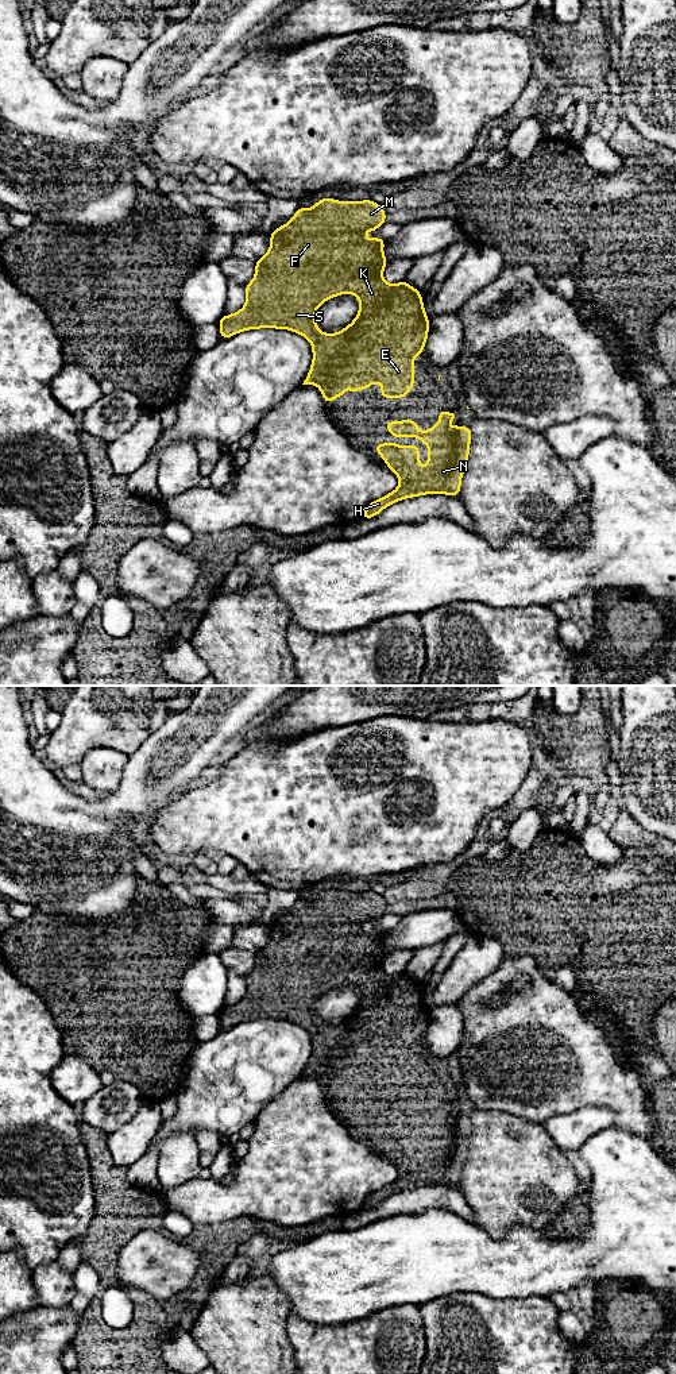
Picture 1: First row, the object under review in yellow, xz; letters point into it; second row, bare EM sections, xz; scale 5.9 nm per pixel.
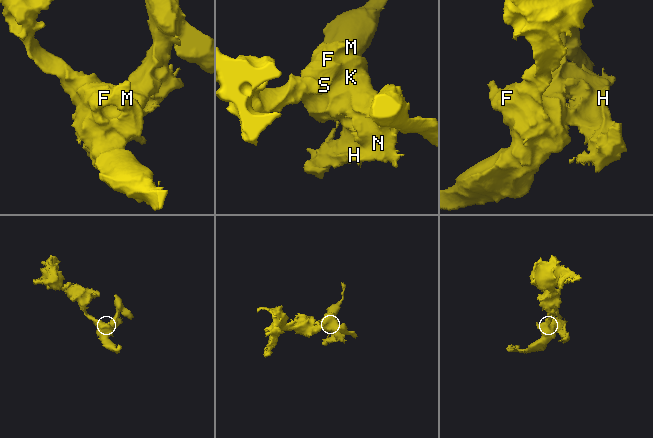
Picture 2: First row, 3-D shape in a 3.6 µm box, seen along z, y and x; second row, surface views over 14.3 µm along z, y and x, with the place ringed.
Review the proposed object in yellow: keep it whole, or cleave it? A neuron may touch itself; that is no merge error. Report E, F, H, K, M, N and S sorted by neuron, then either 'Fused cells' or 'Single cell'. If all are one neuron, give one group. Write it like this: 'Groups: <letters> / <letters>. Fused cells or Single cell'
Groups: E F H K M N S. Single cell

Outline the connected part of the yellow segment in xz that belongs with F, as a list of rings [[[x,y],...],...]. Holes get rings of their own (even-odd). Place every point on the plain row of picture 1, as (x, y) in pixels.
[[[322,889],[310,900],[300,898],[290,912],[270,925],[269,942],[255,953],[255,966],[244,977],[247,991],[244,997],[219,1012],[221,1030],[250,1020],[274,1019],[295,1023],[312,1035],[313,1051],[302,1076],[316,1076],[322,1084],[325,1095],[359,1080],[368,1081],[371,1074],[381,1074],[382,1089],[403,1089],[414,1078],[414,1047],[424,1043],[429,1024],[429,1008],[424,1000],[421,983],[406,972],[387,974],[383,970],[385,957],[389,954],[383,945],[387,931],[381,929],[366,930],[367,922],[376,922],[386,914],[386,902],[372,891],[337,892]],[[341,985],[355,985],[359,991],[359,1003],[349,1016],[336,1024],[321,1023],[314,1007],[320,996]]]

